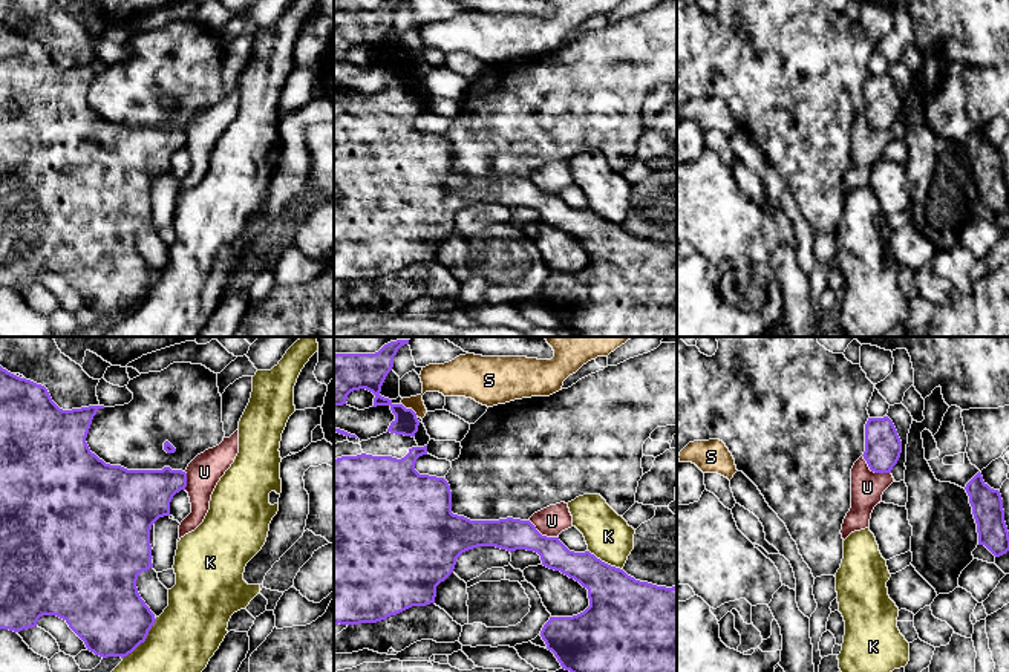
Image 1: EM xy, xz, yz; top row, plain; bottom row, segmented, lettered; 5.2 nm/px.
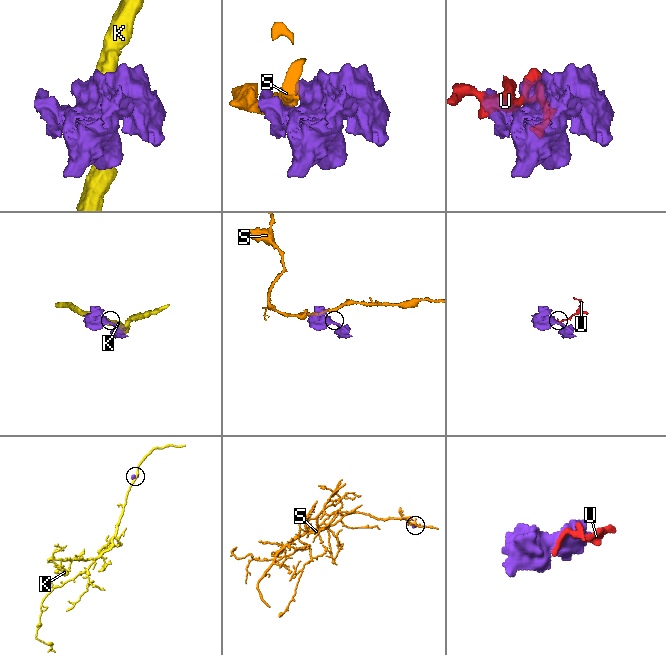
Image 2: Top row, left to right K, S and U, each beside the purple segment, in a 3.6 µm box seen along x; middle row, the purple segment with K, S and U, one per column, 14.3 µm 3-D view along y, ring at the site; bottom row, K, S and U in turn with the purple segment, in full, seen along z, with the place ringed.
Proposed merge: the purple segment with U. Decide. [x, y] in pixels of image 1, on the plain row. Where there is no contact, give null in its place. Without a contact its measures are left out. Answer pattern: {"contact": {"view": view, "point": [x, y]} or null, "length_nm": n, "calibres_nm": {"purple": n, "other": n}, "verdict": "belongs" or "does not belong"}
{"contact": {"view": "yz", "point": [873, 127]}, "length_nm": 180, "calibres_nm": {"purple": 190, "other": 180}, "verdict": "does not belong"}

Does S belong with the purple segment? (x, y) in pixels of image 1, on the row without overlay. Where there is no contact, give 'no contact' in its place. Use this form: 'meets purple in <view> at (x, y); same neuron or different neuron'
meets purple in xz at (409, 66); different neuron

